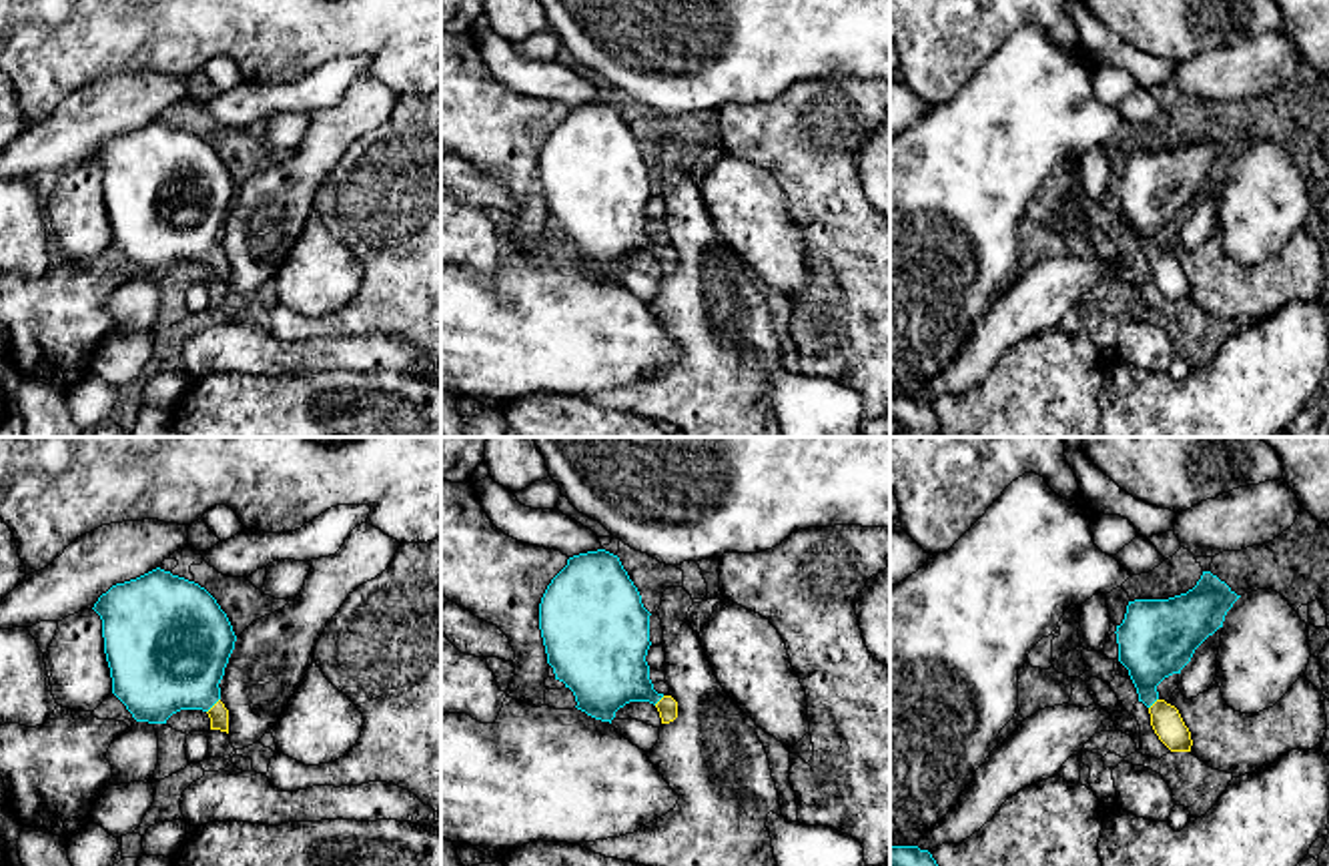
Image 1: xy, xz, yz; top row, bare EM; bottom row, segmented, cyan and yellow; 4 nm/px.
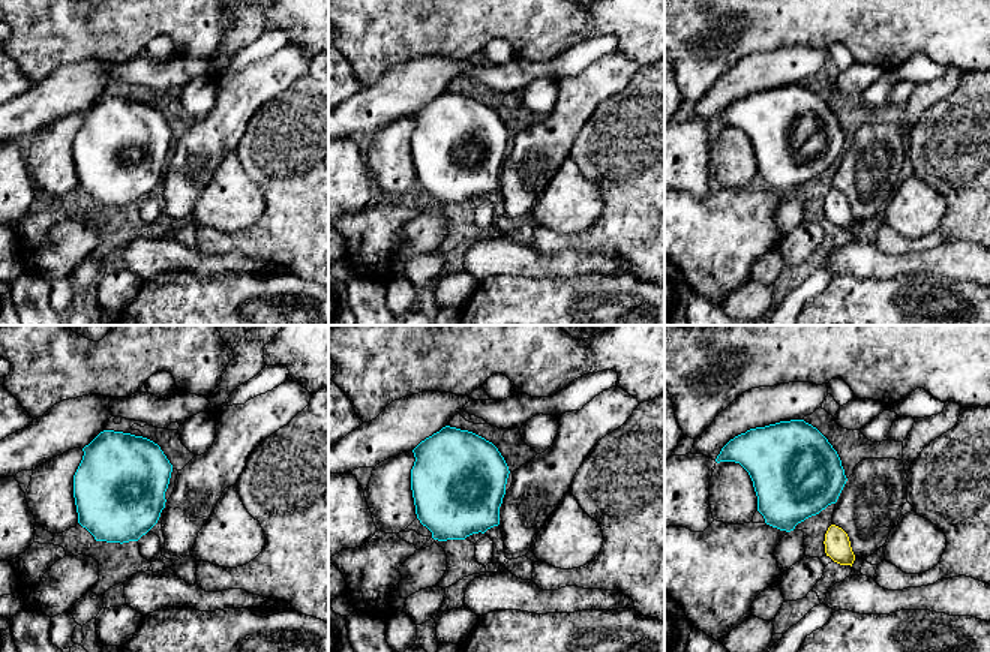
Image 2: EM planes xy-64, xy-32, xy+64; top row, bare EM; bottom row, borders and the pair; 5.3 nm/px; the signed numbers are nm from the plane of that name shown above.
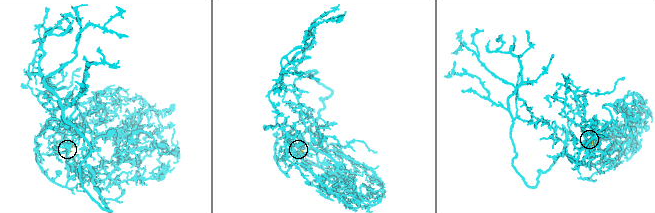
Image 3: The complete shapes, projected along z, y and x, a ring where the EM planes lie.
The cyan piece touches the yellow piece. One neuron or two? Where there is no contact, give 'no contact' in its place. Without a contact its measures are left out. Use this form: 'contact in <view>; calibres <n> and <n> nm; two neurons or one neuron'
contact in xy; calibres 420 and 80 nm; one neuron

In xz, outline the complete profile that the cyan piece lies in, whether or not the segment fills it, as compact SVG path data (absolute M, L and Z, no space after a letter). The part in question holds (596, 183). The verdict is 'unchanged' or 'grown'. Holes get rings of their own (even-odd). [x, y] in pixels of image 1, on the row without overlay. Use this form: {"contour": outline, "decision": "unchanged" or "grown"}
{"contour": "M597 100L567 110L551 130L539 154L539 180L555 231L575 247L577 261L609 273L629 253L649 253L661 275L678 269L678 253L657 245L645 212L649 192L649 162L617 106Z", "decision": "grown"}

